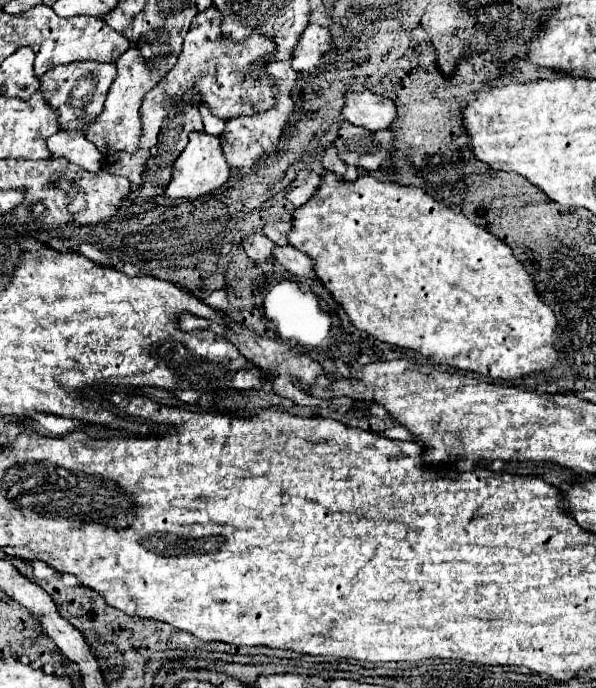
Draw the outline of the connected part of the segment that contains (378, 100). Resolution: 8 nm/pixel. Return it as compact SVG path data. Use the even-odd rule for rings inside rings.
M344 92L342 116L366 130L384 130L396 120L396 106L392 100L372 92Z

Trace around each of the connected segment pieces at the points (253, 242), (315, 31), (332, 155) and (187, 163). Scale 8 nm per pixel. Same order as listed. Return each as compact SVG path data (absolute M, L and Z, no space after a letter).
M262 232L248 234L248 236L242 240L242 246L244 246L246 254L248 254L254 262L264 262L264 260L270 260L270 258L272 258L274 242L270 242L270 238L266 238L266 234L262 234Z
M308 26L296 54L292 56L292 66L298 72L310 72L322 64L322 54L332 46L332 36L322 26Z
M326 146L324 156L322 156L322 166L326 170L330 170L330 172L336 172L336 174L344 174L346 172L346 164L338 158L334 146Z
M192 132L188 138L188 146L184 152L178 156L172 168L172 180L166 188L168 198L192 198L192 196L202 196L208 194L216 188L220 188L230 176L230 166L226 162L222 144L218 136L210 136L206 132Z

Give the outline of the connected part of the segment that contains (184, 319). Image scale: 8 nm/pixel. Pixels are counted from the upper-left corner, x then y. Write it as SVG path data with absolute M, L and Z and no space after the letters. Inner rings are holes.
M186 312L186 314L180 314L180 316L178 316L178 326L180 326L182 330L186 330L186 332L192 332L192 330L196 330L196 328L206 328L206 320L202 320L202 318Z

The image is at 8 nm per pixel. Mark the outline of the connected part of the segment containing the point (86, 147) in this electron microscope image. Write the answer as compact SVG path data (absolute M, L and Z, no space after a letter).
M78 130L58 132L56 136L48 138L46 144L48 144L52 158L66 158L68 162L72 162L88 172L98 172L98 168L102 168L104 156Z

